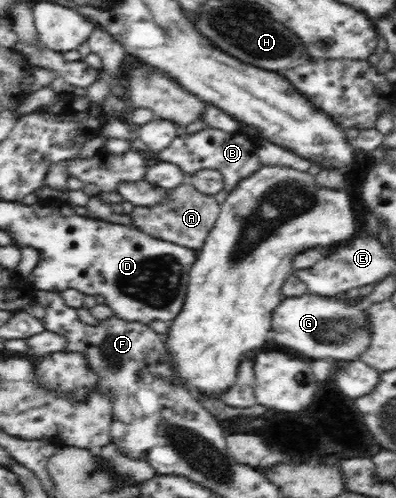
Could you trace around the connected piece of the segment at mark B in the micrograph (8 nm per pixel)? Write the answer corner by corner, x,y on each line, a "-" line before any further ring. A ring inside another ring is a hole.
205,128
193,134
185,133
172,138
171,144
157,153
160,161
176,164
184,176
191,176
199,170
219,170
223,175
224,190
230,191
244,176
250,175
260,166
253,138
242,131
225,132

